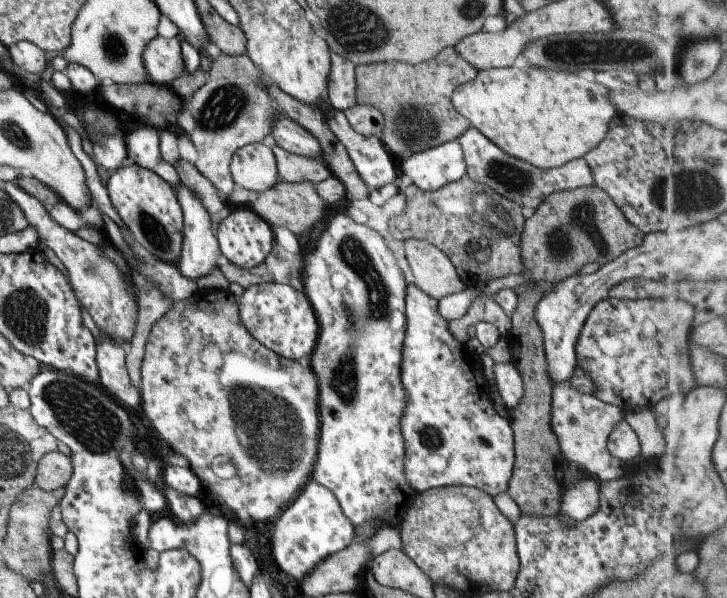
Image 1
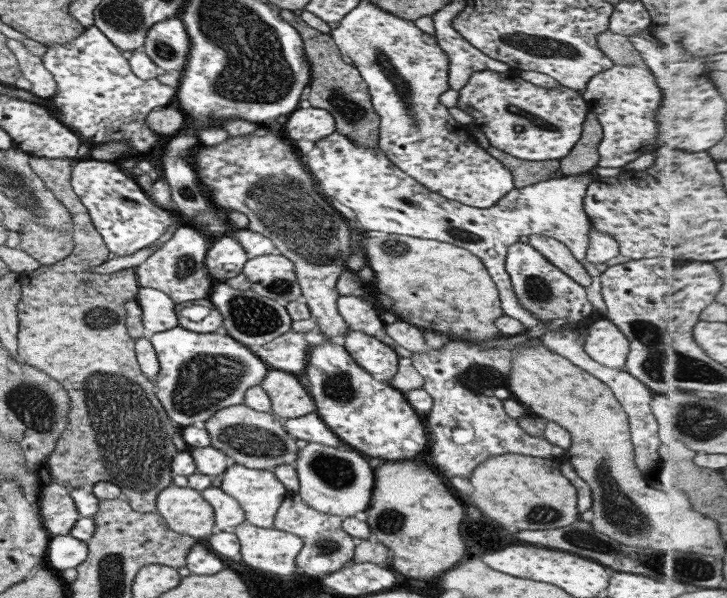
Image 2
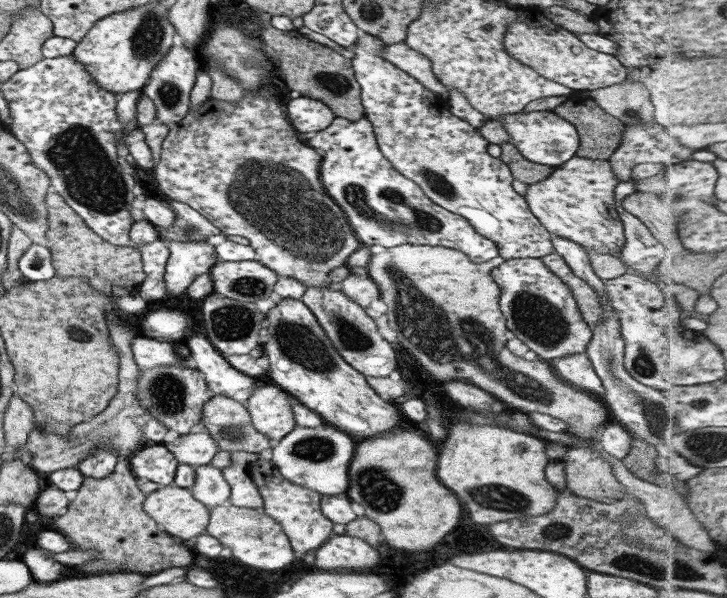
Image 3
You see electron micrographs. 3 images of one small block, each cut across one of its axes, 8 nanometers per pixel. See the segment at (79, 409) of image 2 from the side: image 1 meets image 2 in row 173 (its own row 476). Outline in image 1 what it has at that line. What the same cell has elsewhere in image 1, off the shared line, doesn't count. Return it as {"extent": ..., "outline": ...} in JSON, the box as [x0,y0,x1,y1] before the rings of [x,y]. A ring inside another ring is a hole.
{"extent":[34,450,71,491],"outline":[[[56,450],[51,451],[37,462],[34,485],[46,491],[56,490],[68,483],[71,473],[70,458]]]}

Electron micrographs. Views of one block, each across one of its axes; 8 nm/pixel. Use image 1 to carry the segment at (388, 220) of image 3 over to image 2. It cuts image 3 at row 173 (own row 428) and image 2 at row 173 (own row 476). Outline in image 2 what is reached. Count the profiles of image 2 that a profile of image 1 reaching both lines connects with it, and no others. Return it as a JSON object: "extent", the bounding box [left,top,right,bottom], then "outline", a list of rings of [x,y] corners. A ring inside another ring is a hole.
{"extent":[302,131,593,329],"outline":[[[335,131],[315,142],[311,150],[303,156],[302,161],[318,187],[321,188],[319,191],[323,196],[330,199],[339,208],[351,209],[357,224],[364,233],[369,230],[379,230],[379,232],[384,232],[387,235],[405,234],[405,236],[413,238],[438,240],[474,254],[478,260],[481,260],[481,264],[497,288],[502,315],[517,320],[525,329],[543,328],[546,322],[537,320],[533,314],[523,310],[521,304],[518,303],[513,288],[511,288],[510,278],[504,270],[504,261],[509,245],[518,241],[519,236],[543,235],[562,242],[577,261],[582,262],[585,258],[585,251],[587,251],[589,242],[590,220],[583,212],[582,200],[585,196],[586,186],[593,177],[591,172],[583,175],[553,177],[549,180],[525,185],[523,188],[513,187],[493,206],[475,208],[461,204],[456,200],[446,199],[437,192],[431,192],[389,162],[379,148],[357,146]]]}

